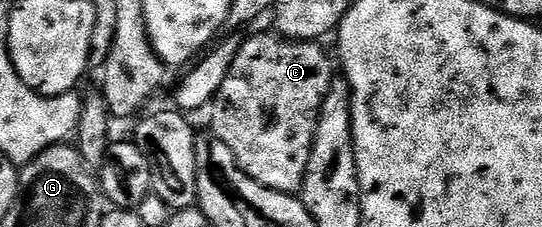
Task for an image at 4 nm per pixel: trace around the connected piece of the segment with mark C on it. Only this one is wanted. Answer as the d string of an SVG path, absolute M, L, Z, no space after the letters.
M278 33L255 34L248 42L240 45L237 56L229 68L225 84L217 92L210 107L210 133L220 138L233 152L235 163L253 180L265 188L282 194L298 195L303 188L305 172L309 164L311 149L315 143L315 125L319 122L319 113L325 96L331 87L333 58L322 50L318 41L292 42Z

